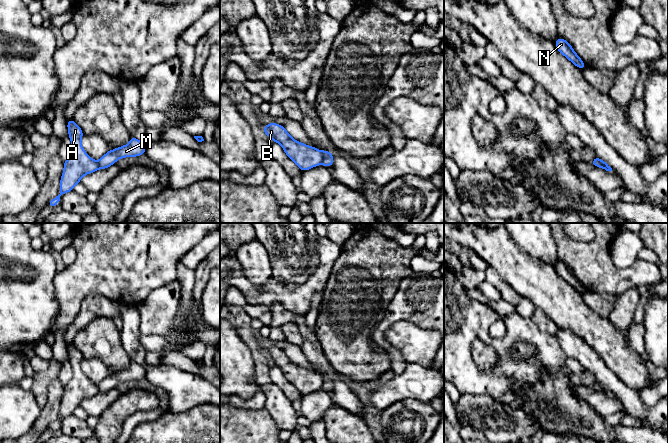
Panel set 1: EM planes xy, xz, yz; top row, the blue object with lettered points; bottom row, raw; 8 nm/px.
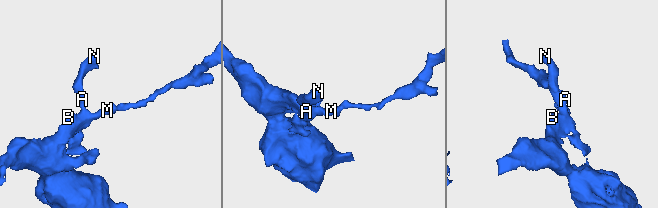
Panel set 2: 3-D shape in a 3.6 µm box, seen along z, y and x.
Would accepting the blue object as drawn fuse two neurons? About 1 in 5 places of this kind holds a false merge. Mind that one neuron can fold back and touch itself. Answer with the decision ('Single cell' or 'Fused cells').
Fused cells

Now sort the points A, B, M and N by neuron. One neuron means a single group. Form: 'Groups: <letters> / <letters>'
Groups: A B N / M

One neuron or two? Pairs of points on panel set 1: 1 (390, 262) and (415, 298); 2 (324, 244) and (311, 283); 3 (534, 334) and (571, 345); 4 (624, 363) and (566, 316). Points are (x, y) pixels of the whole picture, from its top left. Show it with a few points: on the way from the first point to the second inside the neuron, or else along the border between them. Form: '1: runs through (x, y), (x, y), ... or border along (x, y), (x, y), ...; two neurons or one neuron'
1: border along (412, 272), (400, 281), (392, 300); two neurons
2: runs through (324, 254), (324, 268), (321, 273); one neuron
3: border along (555, 337), (566, 357); two neurons
4: runs through (610, 349), (580, 319); one neuron

